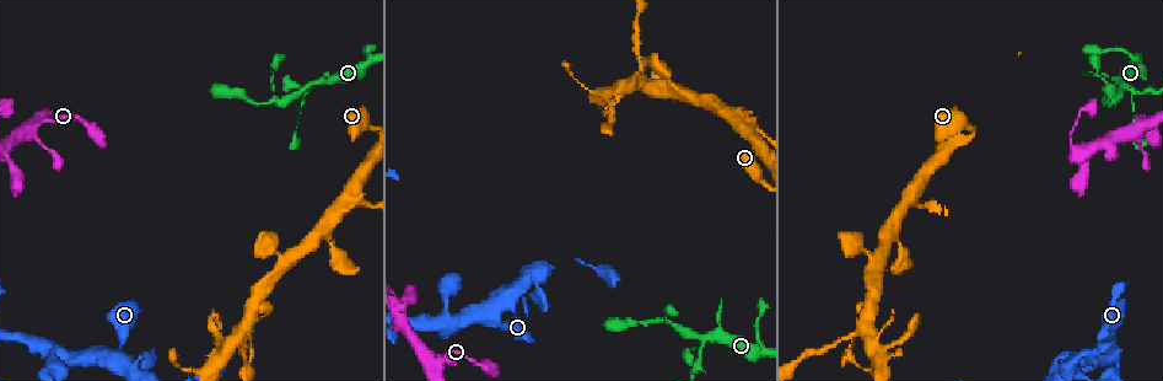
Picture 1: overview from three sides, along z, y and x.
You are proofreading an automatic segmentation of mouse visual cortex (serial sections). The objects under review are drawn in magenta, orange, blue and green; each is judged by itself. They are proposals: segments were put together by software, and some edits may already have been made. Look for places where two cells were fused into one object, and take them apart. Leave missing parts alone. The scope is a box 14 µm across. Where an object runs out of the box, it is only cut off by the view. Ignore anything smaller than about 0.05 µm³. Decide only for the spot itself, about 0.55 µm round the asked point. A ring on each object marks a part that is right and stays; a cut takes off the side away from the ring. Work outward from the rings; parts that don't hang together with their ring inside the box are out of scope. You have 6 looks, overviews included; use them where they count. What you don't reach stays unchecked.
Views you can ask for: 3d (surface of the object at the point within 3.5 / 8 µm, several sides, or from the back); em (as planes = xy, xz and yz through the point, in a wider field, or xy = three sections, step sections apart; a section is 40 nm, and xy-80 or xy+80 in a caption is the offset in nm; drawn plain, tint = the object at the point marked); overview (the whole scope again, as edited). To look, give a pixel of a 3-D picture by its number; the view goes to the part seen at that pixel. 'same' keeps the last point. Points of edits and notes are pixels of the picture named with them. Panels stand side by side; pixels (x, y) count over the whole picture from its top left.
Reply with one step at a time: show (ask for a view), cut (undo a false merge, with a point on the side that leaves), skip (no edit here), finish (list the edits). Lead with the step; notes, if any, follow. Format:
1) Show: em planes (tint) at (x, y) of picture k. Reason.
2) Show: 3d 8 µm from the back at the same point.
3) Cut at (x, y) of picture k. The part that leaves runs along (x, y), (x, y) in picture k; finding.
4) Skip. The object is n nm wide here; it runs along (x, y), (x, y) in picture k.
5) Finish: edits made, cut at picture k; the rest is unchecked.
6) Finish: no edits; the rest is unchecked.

Show: 3d 3.5 µm at (1122, 81) of picture 1. A narrow waist.

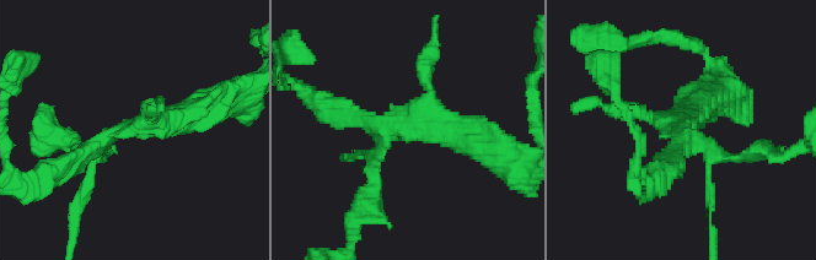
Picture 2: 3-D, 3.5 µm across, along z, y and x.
Show: em xy step 2 (tint) at (394, 126) of picture 2.

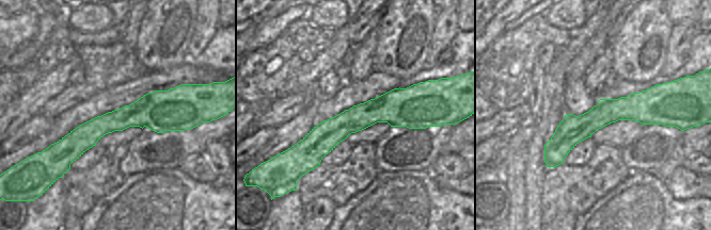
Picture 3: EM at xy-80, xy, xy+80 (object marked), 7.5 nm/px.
Skip. One cell here.

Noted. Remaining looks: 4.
Show: 3d 3.5 µm from the back at (441, 354) of picture 1. A narrow waist.

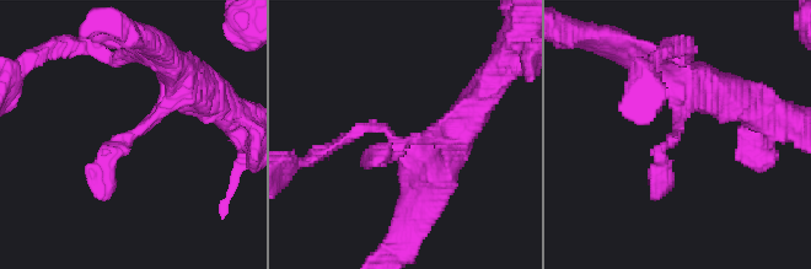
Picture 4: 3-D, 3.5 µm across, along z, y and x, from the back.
Show: em xy step 5 (tint) at (412, 141) of picture 4.

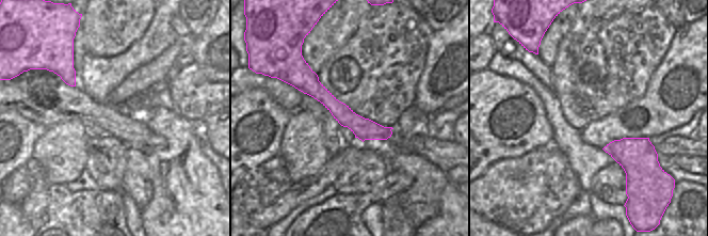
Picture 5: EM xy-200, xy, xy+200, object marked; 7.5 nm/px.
Skip. The object is 160 nm wide here; it runs along (175, 73), (100, 193) in picture 4; one cell here.

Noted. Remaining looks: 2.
Finish: no edits; the rest is unchecked.

